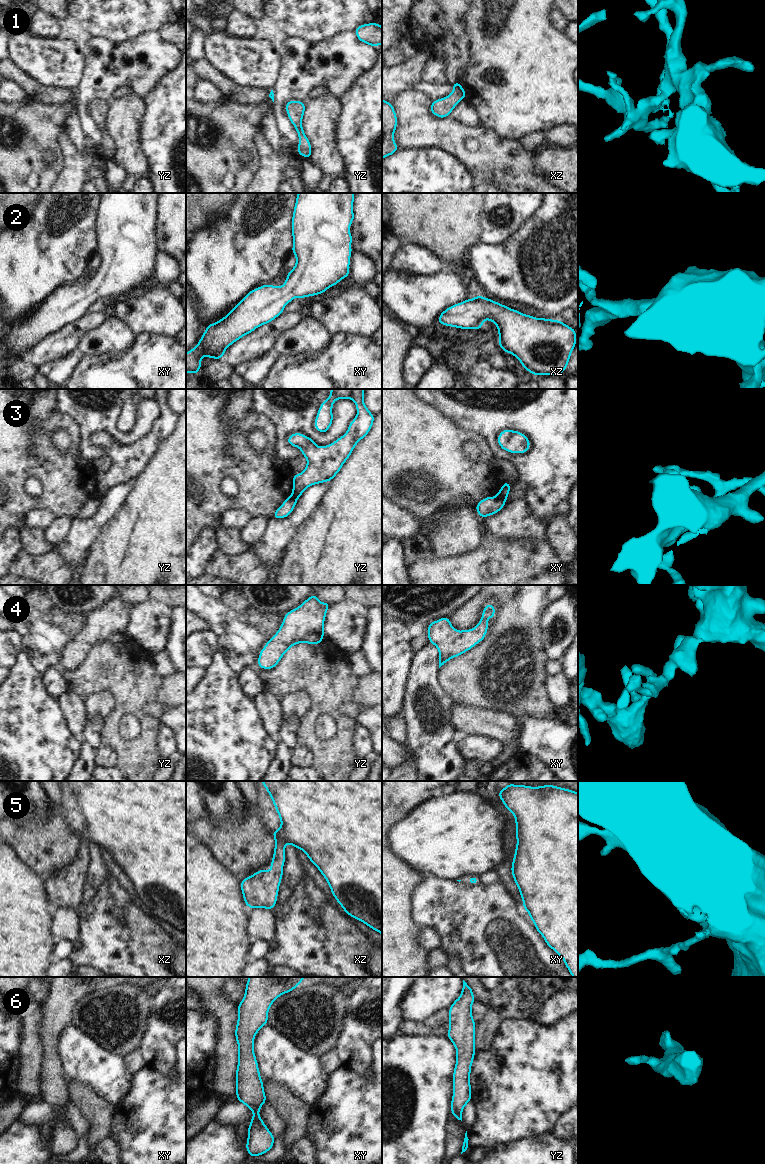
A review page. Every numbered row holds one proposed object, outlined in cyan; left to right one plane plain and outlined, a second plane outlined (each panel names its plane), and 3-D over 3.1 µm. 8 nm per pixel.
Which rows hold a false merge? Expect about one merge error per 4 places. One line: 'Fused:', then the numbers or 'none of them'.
Fused: 3

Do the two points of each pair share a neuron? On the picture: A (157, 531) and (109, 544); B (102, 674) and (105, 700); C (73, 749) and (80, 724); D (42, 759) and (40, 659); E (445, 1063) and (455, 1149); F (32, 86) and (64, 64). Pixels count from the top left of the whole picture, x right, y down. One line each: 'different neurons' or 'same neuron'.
A: same neuron
B: different neurons
C: different neurons
D: different neurons
E: different neurons
F: different neurons

